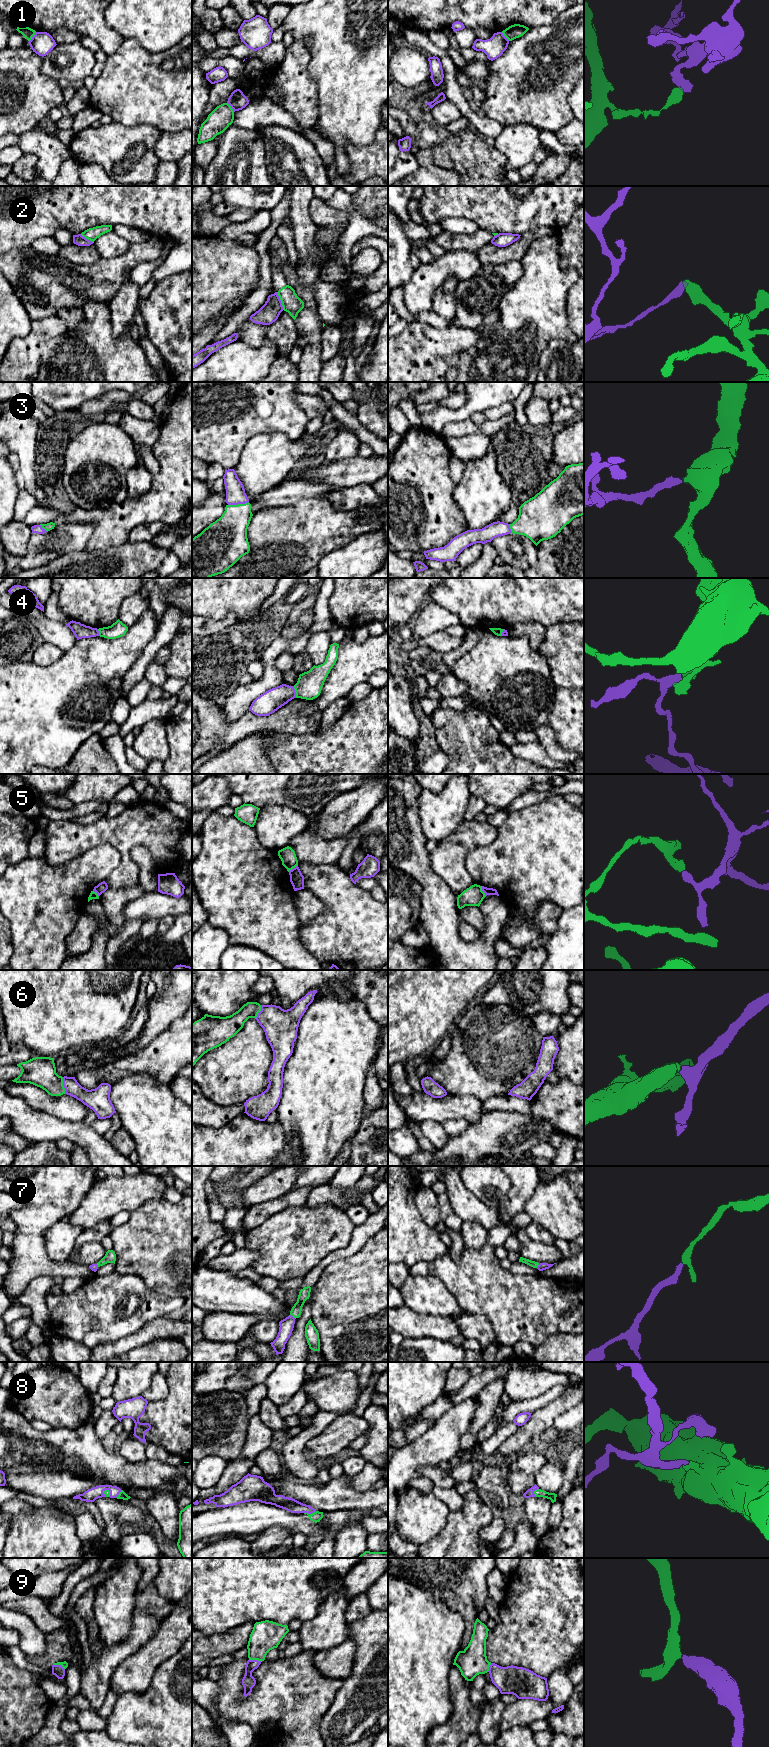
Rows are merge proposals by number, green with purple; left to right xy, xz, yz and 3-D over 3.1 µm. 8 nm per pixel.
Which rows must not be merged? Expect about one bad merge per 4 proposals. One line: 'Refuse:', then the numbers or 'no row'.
Refuse: 1, 2, 4, 5

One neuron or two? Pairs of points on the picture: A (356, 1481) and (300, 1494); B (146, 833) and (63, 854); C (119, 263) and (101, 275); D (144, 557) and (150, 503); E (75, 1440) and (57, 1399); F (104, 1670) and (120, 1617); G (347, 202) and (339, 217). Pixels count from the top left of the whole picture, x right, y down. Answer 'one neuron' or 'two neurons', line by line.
A: two neurons
B: one neuron
C: one neuron
D: two neurons
E: two neurons
F: two neurons
G: two neurons

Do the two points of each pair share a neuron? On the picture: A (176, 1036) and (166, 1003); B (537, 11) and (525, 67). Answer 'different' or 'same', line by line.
A: different
B: different

